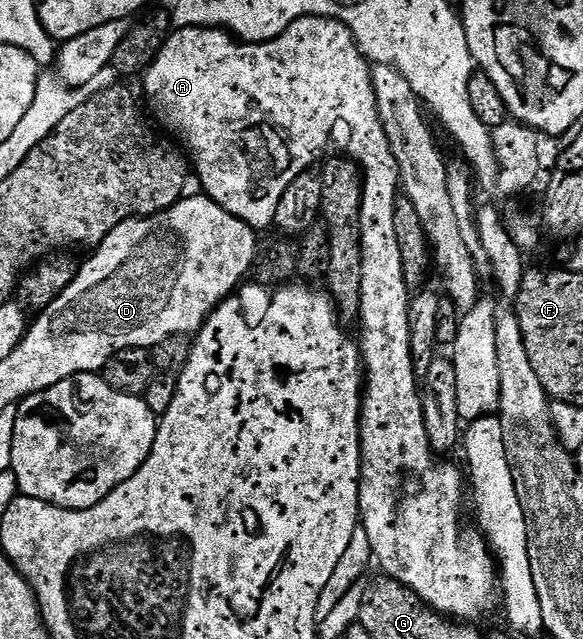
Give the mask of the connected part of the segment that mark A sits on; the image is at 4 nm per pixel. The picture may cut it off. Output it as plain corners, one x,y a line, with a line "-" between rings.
305,16
296,22
292,22
292,26
288,26
288,30
284,30
284,34
266,40
262,44
248,44
245,40
239,40
221,28
180,28
171,31
170,37
166,39
166,44
160,50
160,54
154,59
152,66
146,69
144,79
146,79
147,94
158,103
154,108
155,113
153,112
156,120
156,115
158,115
159,121
157,120
157,123
171,137
181,141
185,151
192,157
192,168
196,173
196,180
202,183
201,191
210,199
216,201
225,212
240,218
255,230
270,228
273,225
276,218
276,208
284,196
284,192
288,190
288,186
291,186
292,182
296,181
296,178
311,171
319,163
318,155
329,146
330,139
333,138
338,124
343,124
350,131
350,152
348,154
362,169
364,290
362,291
362,311
360,313
360,325
362,324
360,351
364,365
364,395
362,398
362,425
360,426
360,438
362,439
362,489
358,499
360,527
368,530
368,542
372,542
374,560
376,564
382,567
380,569
385,575
399,580
406,587
410,587
423,603
430,605
435,611
459,622
478,622
481,616
486,616
493,610
494,596
496,600
496,589
499,587
500,580
496,575
496,560
488,547
487,541
481,535
478,535
479,537
462,536
463,469
461,468
461,472
454,464
434,464
436,453
430,449
428,430
424,430
420,380
419,377
414,375
414,359
410,353
408,310
410,309
412,292
404,278
404,266
400,258
400,242
396,242
396,202
400,198
398,163
396,162
396,154
392,154
388,134
384,132
384,126
378,113
378,99
372,82
371,61
367,60
366,55
359,50
354,42
354,36
350,33
348,26
343,24
341,20
328,16

